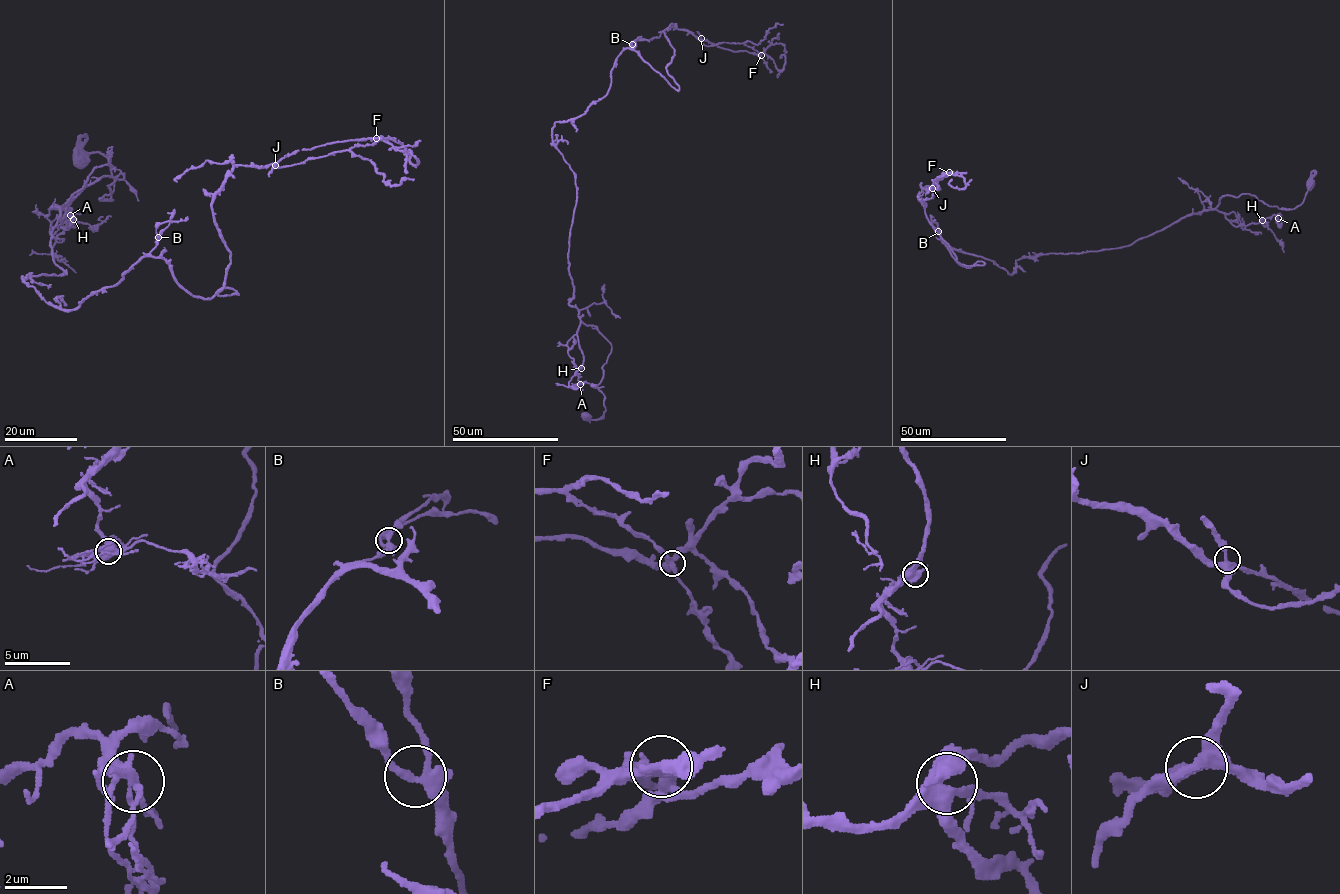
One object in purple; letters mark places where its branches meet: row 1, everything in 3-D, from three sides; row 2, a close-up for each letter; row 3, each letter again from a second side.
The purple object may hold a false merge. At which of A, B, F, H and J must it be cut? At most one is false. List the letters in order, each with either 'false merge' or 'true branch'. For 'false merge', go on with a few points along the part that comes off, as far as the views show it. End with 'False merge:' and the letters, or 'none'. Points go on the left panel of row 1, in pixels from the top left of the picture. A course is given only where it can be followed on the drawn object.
A: false merge; foreign part runs (70, 214), (78, 222), (93, 227), (111, 215)
B: true branch
F: true branch
H: true branch
J: true branch
False merge: A

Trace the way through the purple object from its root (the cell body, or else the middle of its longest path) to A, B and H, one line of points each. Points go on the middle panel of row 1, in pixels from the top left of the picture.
A: (587, 416), (598, 419), (605, 411), (597, 385), (611, 345), (582, 322), (580, 384)
B: (587, 416), (605, 411), (597, 385), (611, 345), (569, 304), (577, 188), (552, 128), (606, 94), (632, 44)
H: (587, 416), (598, 419), (605, 411), (597, 385), (611, 345), (594, 326), (582, 322), (577, 332), (581, 368)

